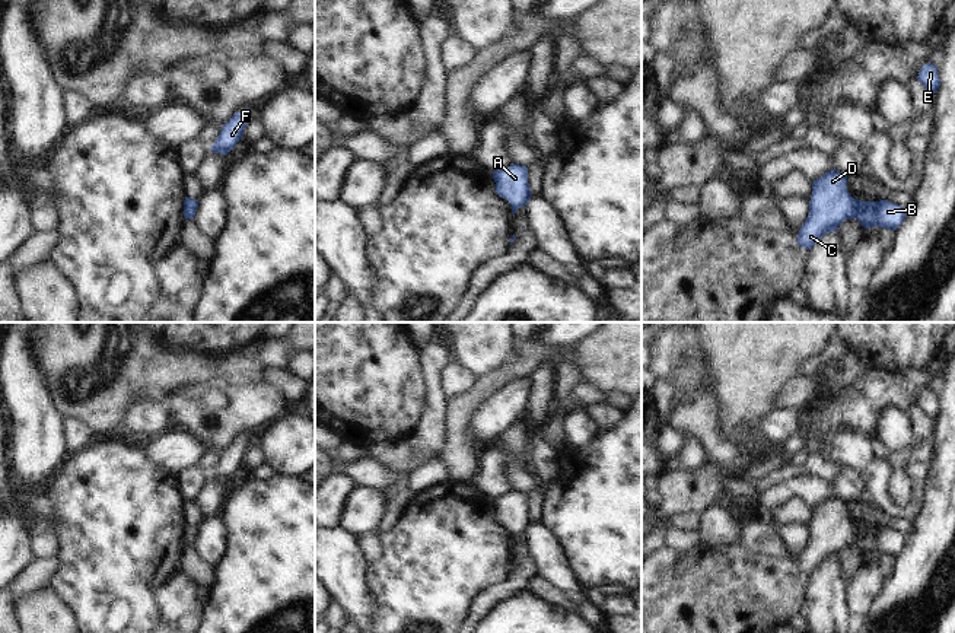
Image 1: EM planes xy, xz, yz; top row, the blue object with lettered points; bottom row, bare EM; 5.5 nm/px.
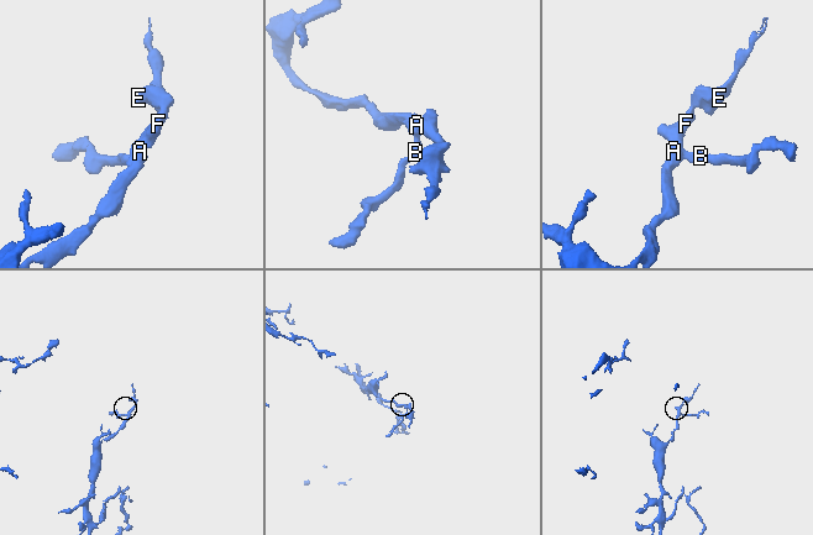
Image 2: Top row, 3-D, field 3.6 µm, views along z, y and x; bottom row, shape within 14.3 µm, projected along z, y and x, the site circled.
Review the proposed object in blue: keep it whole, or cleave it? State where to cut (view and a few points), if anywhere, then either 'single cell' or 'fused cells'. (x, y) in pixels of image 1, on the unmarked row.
cut none; single cell

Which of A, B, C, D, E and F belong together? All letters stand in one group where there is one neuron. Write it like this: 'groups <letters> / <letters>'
groups A B C D E F

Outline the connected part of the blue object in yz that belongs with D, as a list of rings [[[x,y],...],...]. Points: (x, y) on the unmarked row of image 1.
[[[831,496],[812,509],[809,541],[799,557],[798,572],[812,576],[824,562],[838,557],[847,545],[857,545],[865,556],[881,553],[897,557],[905,547],[905,535],[886,527],[853,525],[847,516],[847,502]]]

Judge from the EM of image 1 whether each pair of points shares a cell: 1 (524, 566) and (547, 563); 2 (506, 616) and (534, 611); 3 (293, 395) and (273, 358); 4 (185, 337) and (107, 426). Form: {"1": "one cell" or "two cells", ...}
{"1": "two cells", "2": "one cell", "3": "two cells", "4": "two cells"}

